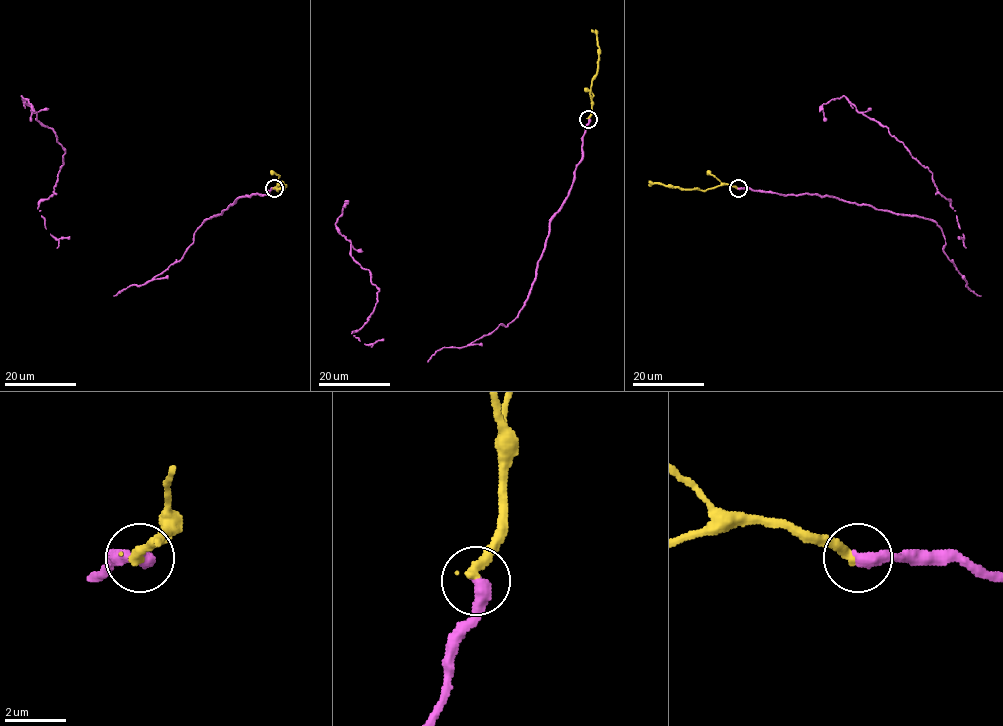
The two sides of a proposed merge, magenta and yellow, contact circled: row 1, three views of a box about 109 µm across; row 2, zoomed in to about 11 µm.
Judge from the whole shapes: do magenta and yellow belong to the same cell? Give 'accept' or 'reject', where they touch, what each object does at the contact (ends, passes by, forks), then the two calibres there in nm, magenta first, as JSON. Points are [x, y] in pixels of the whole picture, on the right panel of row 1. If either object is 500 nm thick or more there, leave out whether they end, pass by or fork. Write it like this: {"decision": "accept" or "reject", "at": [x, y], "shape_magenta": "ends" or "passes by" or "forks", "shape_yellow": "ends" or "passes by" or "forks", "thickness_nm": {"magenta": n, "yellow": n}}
{"decision": "reject", "at": [738, 188], "shape_magenta": "ends", "shape_yellow": "ends", "thickness_nm": {"magenta": 460, "yellow": 360}}

